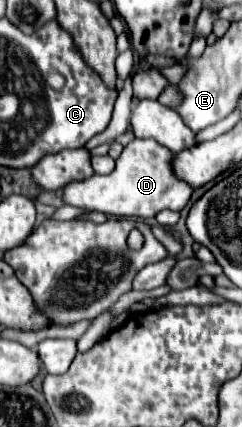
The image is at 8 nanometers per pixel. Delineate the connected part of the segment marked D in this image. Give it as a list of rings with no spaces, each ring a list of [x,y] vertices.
[[[134,139],[124,147],[122,155],[116,159],[116,169],[110,175],[92,175],[84,181],[68,183],[62,189],[62,201],[78,209],[100,211],[108,217],[148,219],[164,209],[182,211],[190,201],[192,187],[172,175],[172,157],[174,155],[154,139]]]

